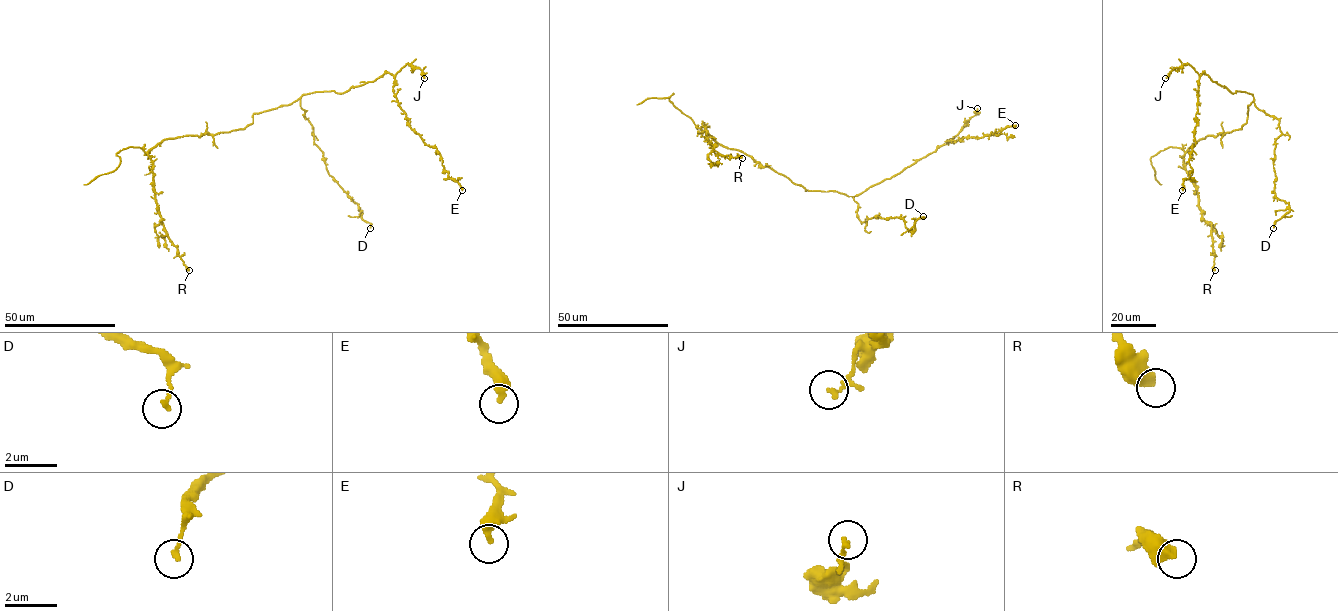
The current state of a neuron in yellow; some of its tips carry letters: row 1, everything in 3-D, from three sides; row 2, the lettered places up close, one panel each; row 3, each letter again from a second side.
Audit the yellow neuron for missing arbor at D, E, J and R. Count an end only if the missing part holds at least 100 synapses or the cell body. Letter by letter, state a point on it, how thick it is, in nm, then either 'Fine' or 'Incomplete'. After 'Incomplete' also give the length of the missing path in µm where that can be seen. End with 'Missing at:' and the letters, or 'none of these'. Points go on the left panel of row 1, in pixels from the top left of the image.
D: Place: (370, 228). Thickness 160 nm. Fine
E: Place: (462, 190). Thickness 380 nm. Fine
J: Place: (424, 78). Thickness 140 nm. Fine
R: Place: (189, 270). Thickness 500 nm. Fine
Missing at: none of these

